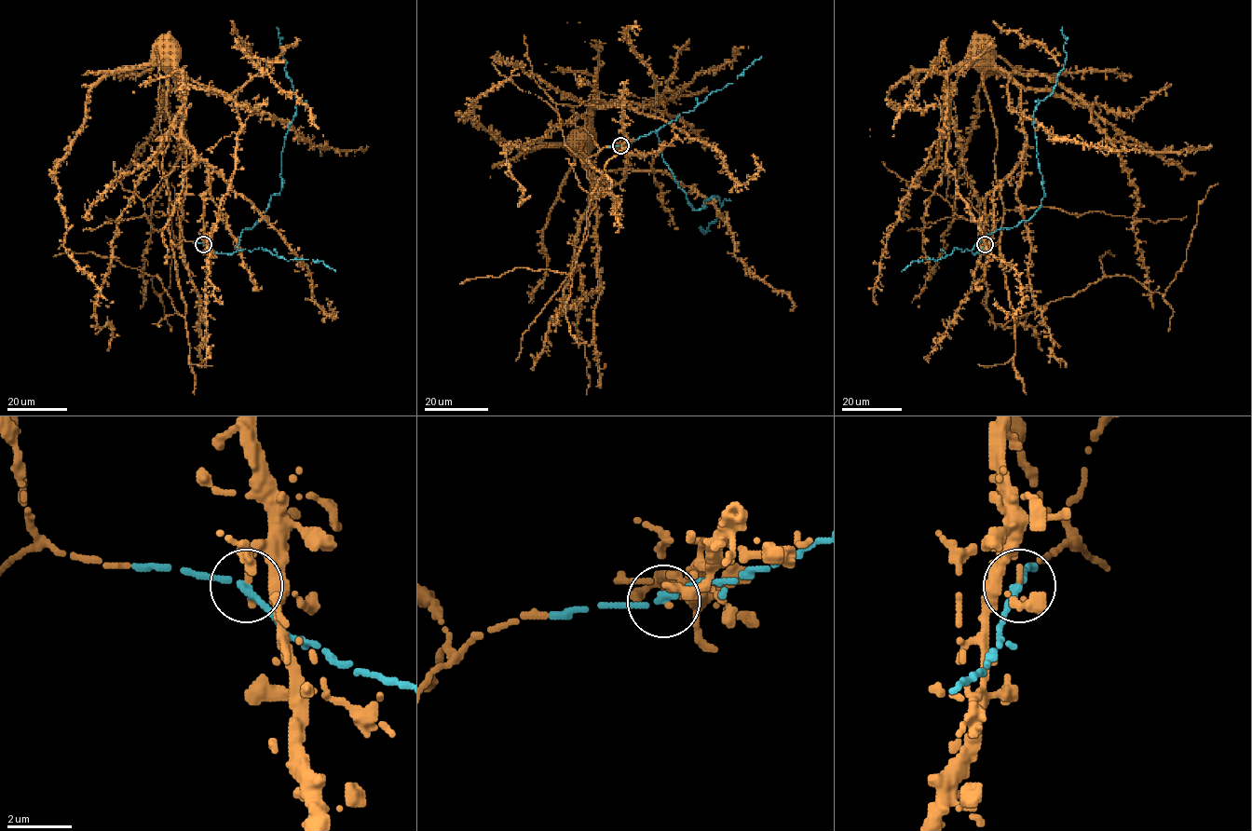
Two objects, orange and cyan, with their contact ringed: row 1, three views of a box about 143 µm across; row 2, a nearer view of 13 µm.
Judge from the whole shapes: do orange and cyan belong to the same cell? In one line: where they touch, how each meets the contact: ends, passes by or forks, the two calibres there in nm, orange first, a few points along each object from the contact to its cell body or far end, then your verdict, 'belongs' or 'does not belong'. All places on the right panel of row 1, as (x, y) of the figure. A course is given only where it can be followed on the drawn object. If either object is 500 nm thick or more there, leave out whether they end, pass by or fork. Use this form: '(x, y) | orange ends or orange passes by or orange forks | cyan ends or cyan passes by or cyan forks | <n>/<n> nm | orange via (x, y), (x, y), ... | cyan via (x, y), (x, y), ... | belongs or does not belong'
(985, 244) | orange ends | cyan passes by | 200/240 nm | orange via (985, 243), (986, 196), (1027, 143), (1021, 91), (987, 69), (1017, 317), (1105, 276), (1163, 294), (1217, 183) | cyan via (985, 244), (973, 254), (985, 237), (1027, 221), (1045, 195), (1032, 123), (1065, 64), (1062, 27) | belongs

